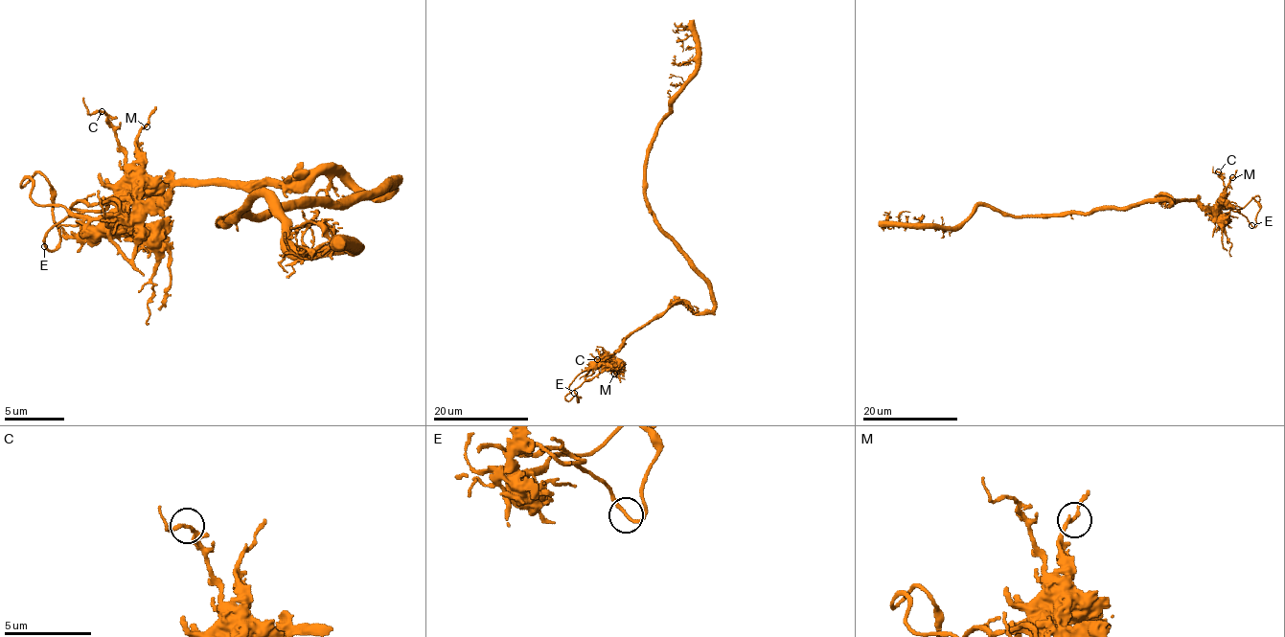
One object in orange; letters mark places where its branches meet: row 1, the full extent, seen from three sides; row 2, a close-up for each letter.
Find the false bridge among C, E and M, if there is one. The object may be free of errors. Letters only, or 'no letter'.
C

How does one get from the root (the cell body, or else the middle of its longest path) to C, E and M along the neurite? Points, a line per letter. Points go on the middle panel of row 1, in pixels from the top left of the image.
C: (682, 250), (707, 285), (714, 307), (693, 312), (684, 303), (670, 306), (638, 327), (606, 365), (597, 359)
E: (682, 250), (707, 285), (714, 307), (693, 312), (684, 303), (670, 306), (638, 327), (574, 393)
M: (682, 250), (707, 285), (714, 307), (693, 312), (684, 303), (670, 306), (611, 355), (614, 374)

